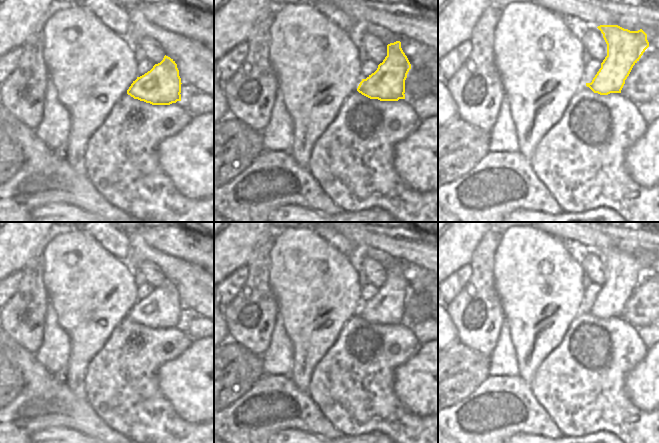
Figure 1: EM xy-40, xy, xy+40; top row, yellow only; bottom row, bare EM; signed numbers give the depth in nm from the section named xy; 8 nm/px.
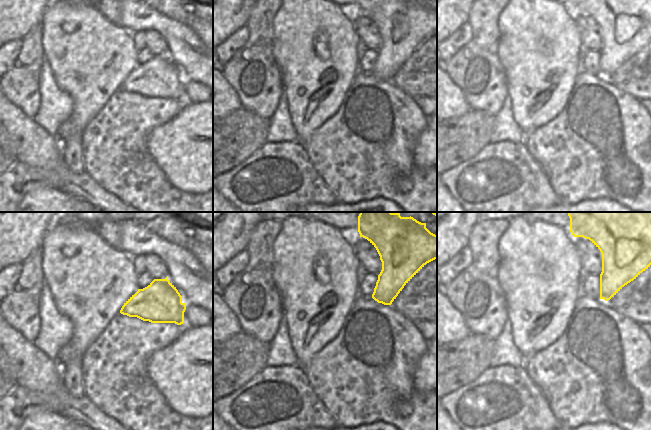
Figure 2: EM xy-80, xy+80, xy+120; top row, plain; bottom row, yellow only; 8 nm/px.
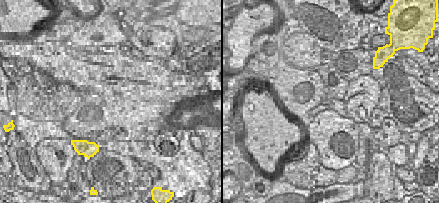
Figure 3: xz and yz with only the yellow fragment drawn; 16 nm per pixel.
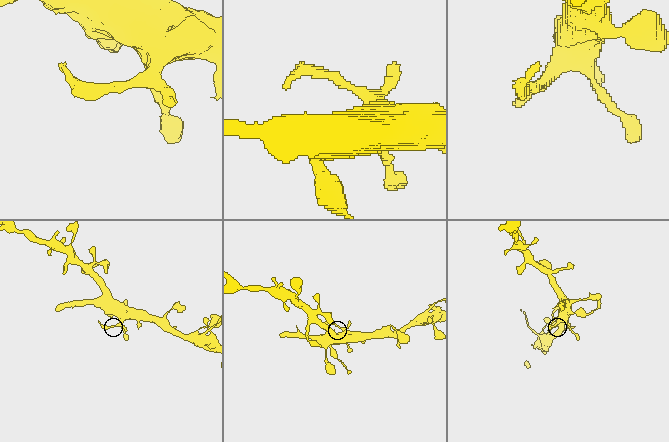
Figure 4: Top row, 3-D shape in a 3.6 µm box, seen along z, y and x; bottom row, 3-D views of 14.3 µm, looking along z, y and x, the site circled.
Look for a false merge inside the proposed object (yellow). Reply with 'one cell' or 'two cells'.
two cells

